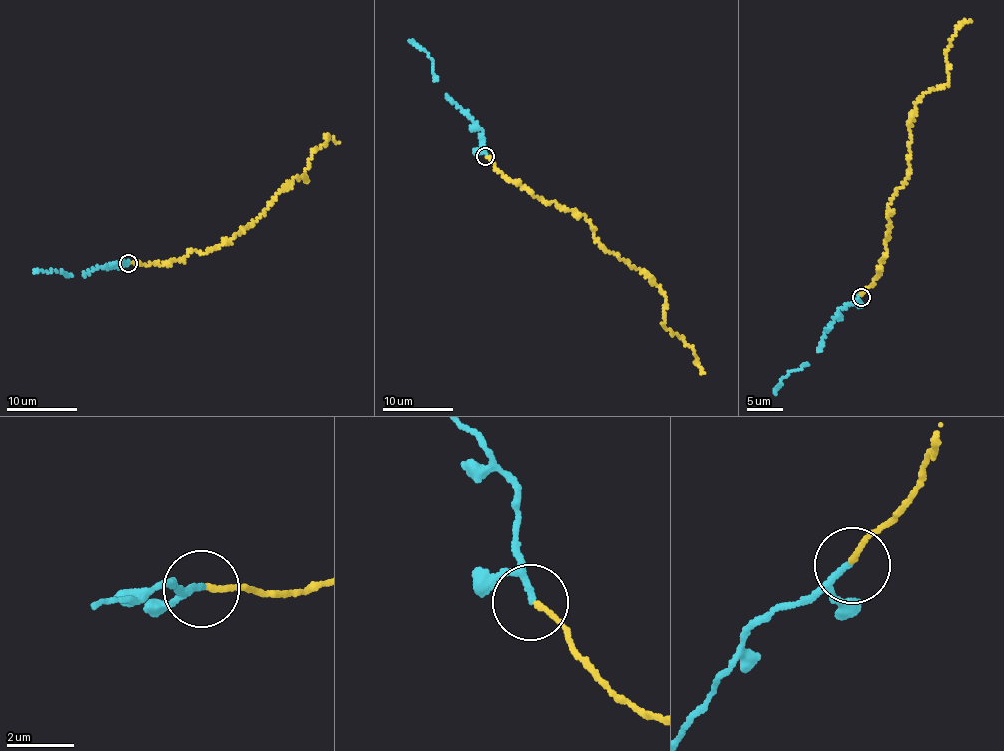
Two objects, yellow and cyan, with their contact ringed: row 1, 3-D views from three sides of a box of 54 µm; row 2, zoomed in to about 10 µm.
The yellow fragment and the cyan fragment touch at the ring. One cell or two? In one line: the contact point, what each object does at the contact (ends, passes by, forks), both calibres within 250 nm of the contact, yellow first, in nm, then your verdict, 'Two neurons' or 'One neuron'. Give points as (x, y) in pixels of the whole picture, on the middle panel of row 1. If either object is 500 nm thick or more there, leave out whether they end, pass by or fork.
Place: (485, 156). At the ring yellow ends. At the ring cyan passes by. Thickness 150 nm (yellow) against 130 nm. One neuron

